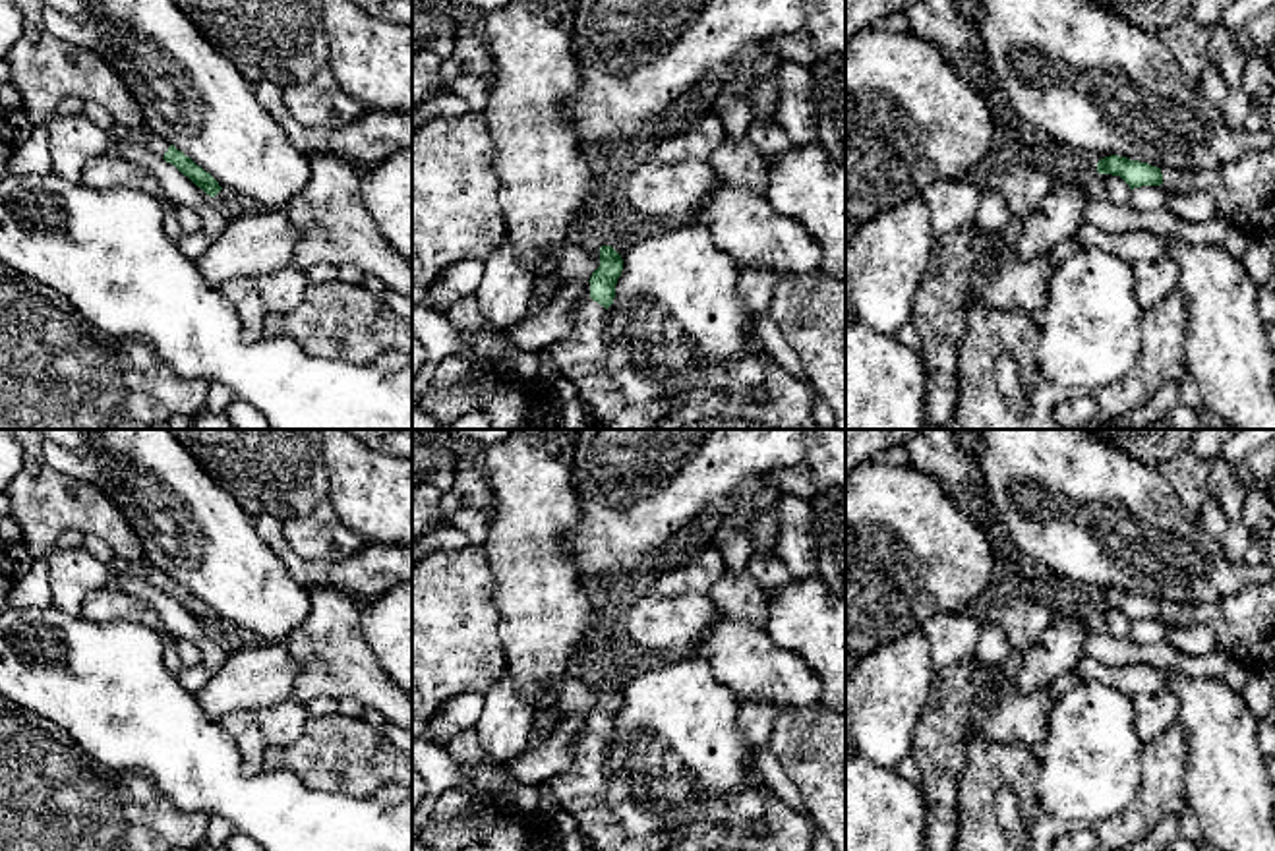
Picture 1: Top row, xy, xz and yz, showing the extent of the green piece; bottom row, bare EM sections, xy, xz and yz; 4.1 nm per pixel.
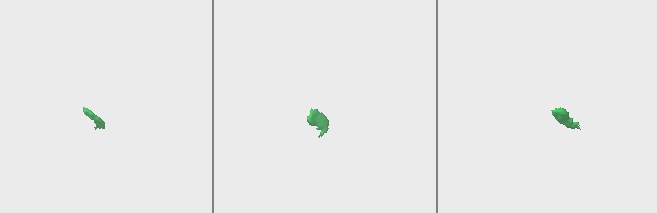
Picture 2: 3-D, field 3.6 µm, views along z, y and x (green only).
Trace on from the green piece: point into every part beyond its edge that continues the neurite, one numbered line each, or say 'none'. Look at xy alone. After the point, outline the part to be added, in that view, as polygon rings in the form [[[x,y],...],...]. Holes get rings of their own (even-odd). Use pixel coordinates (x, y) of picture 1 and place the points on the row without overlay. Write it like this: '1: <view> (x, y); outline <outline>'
1: xy (155, 577); outline [[[112,557],[112,561],[108,563],[108,567],[110,567],[110,571],[114,574],[122,574],[122,572],[139,574],[143,580],[147,580],[151,586],[155,586],[159,590],[164,590],[164,586],[170,580],[170,576],[166,576],[163,571],[155,569],[147,561],[141,561],[141,563],[133,565],[133,567],[128,567],[124,559]]]

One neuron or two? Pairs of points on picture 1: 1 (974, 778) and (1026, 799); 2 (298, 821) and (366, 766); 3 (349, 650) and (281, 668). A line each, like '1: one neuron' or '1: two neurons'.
1: one neuron
2: two neurons
3: two neurons

